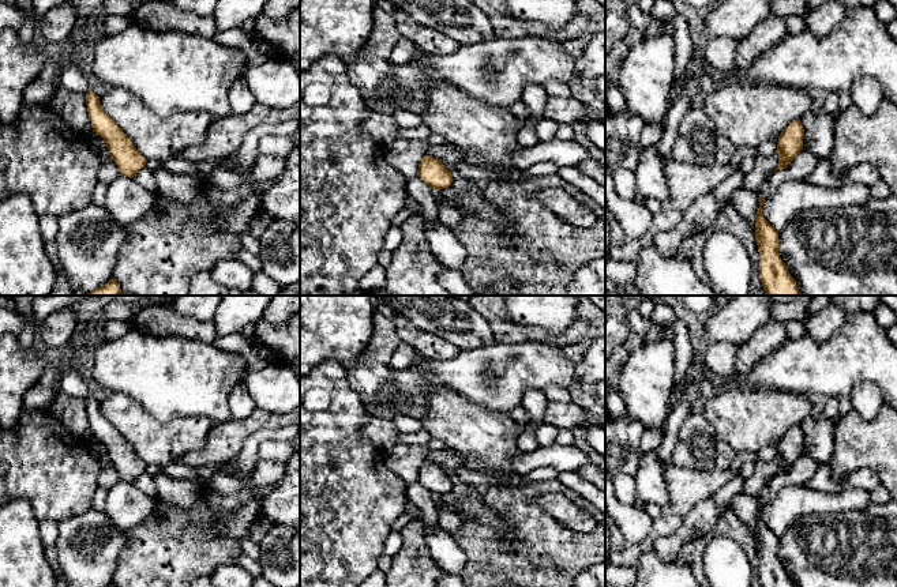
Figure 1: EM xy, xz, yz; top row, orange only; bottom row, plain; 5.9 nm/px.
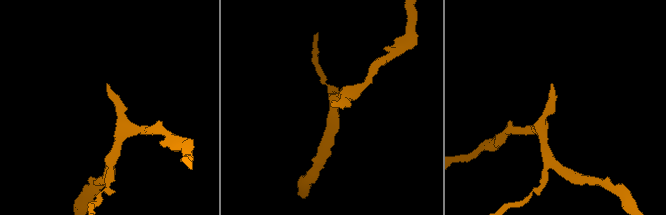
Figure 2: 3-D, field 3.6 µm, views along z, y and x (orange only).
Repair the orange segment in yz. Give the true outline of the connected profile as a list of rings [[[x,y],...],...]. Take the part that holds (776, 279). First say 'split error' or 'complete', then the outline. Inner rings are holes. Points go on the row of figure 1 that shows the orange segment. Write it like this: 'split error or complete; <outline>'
complete; [[[759,195],[759,208],[755,215],[755,240],[759,261],[759,276],[767,296],[802,296],[787,264],[778,253],[778,232],[765,219],[762,206],[765,199]]]

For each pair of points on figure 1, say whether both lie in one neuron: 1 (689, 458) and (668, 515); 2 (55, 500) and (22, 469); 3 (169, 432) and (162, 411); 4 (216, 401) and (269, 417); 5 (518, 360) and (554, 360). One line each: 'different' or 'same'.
1: different
2: same
3: different
4: different
5: same

